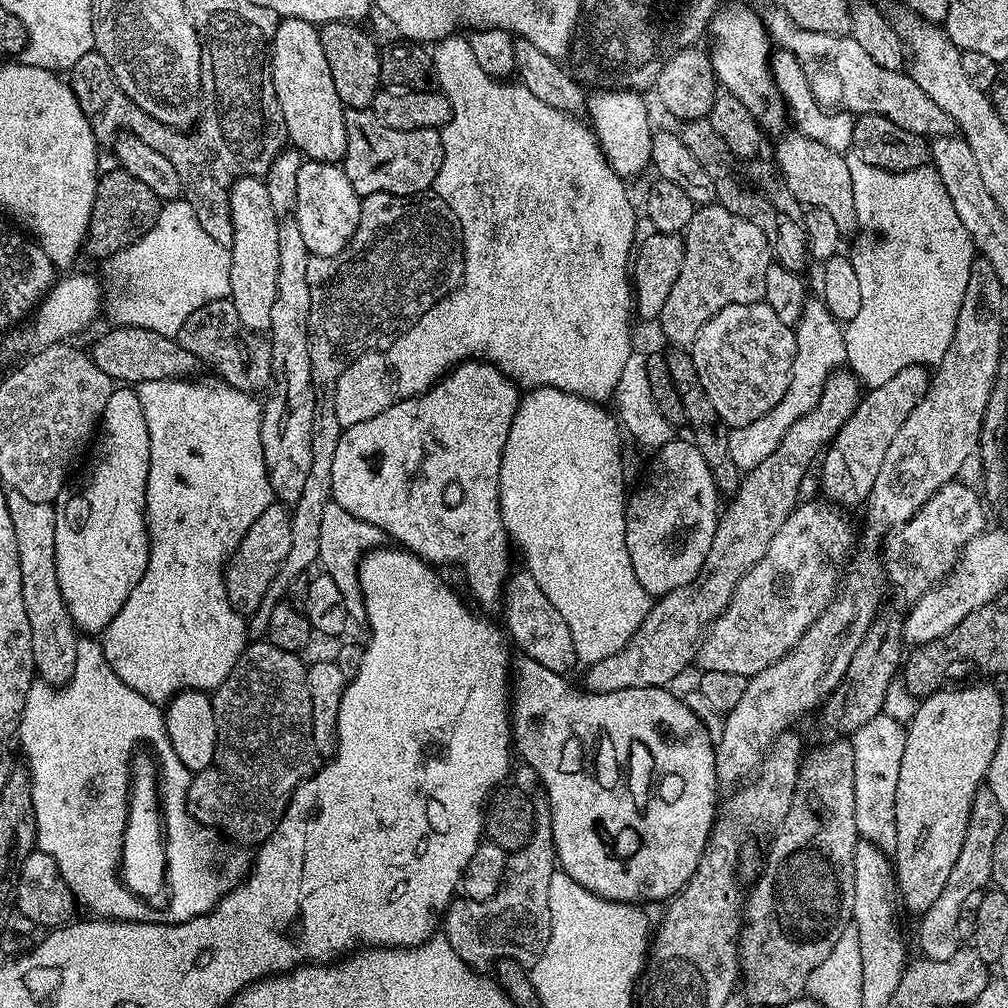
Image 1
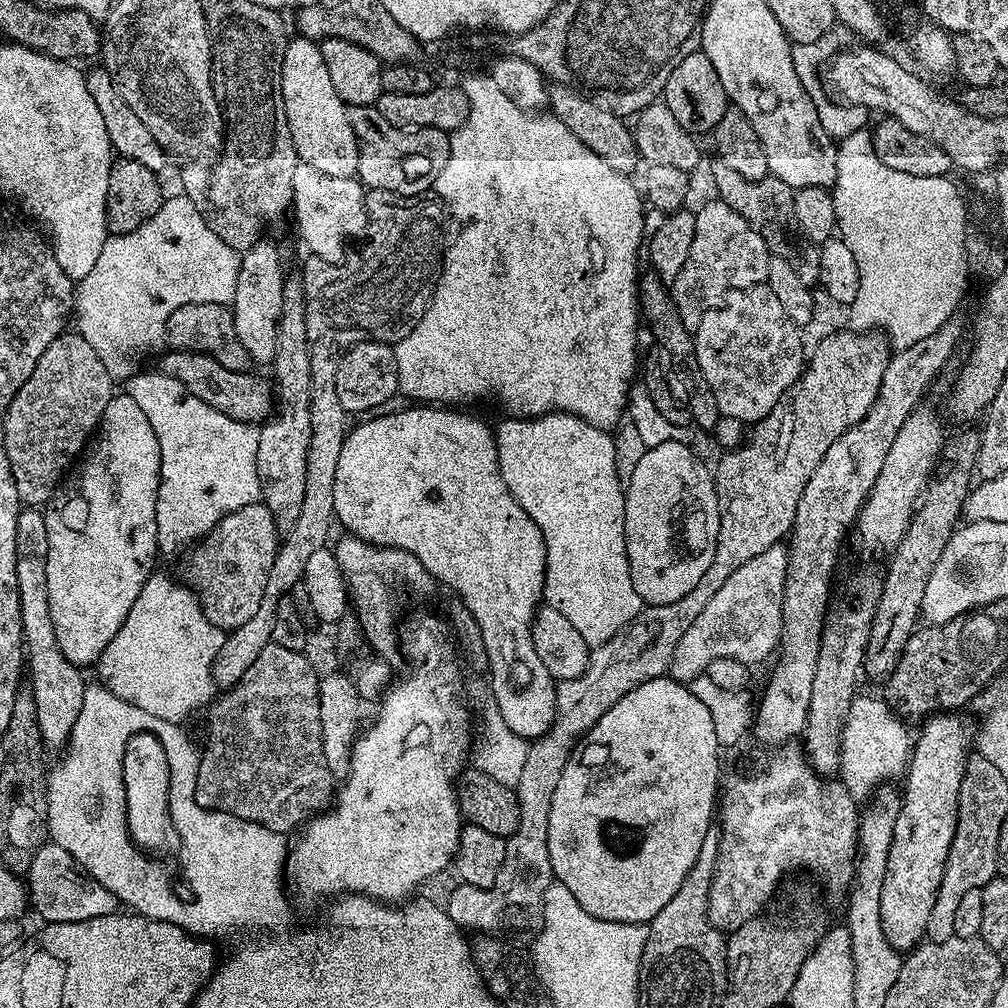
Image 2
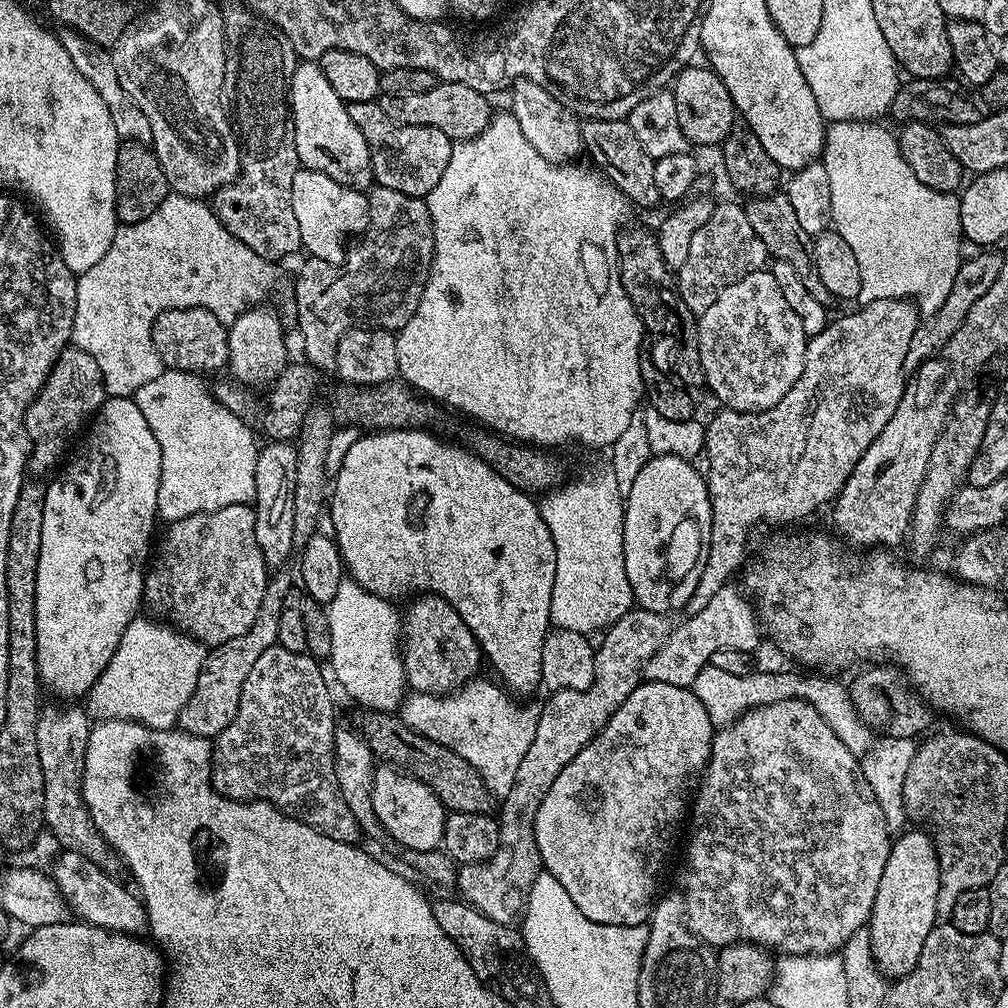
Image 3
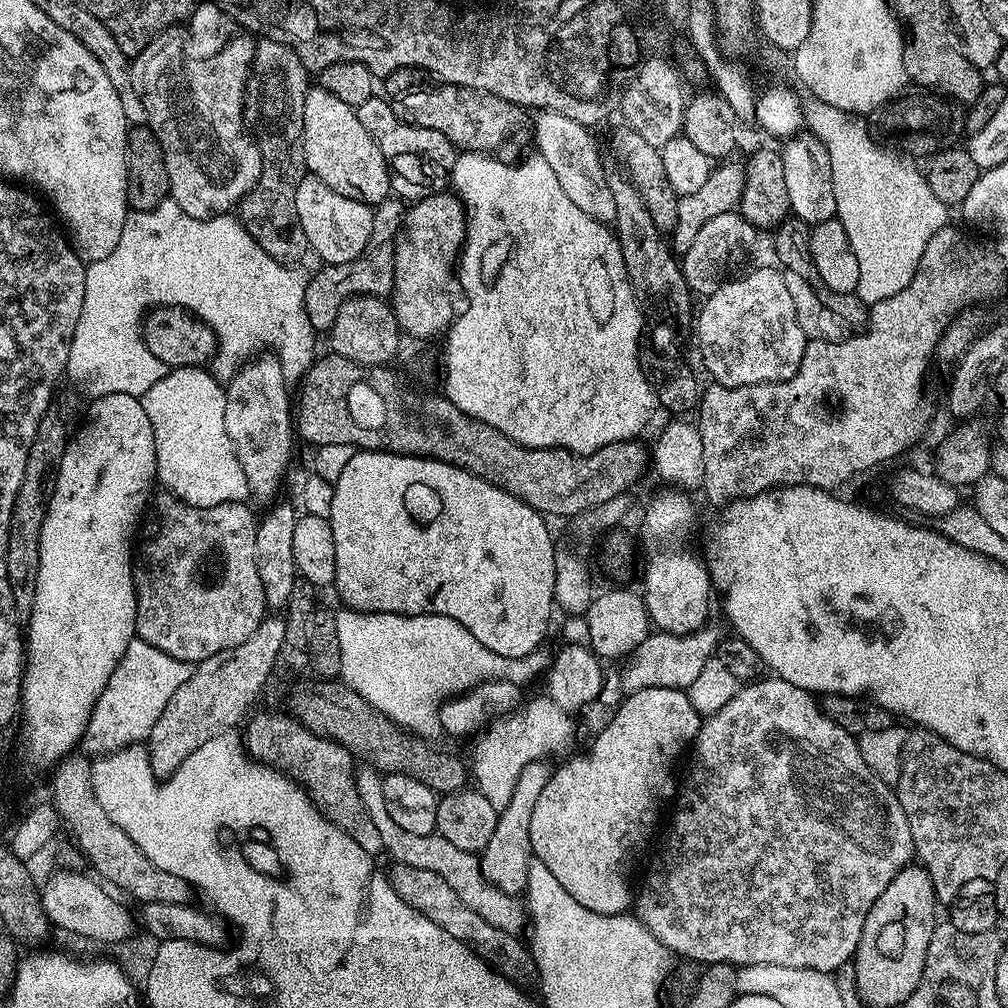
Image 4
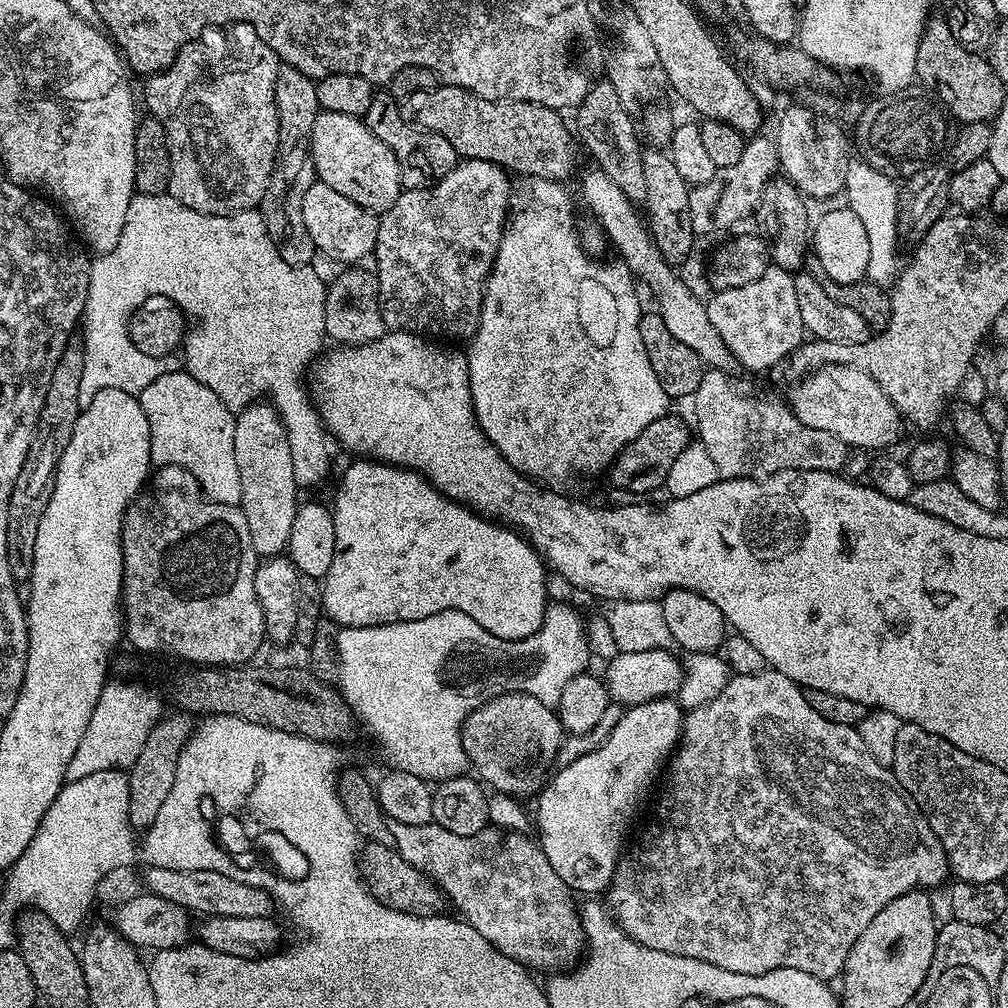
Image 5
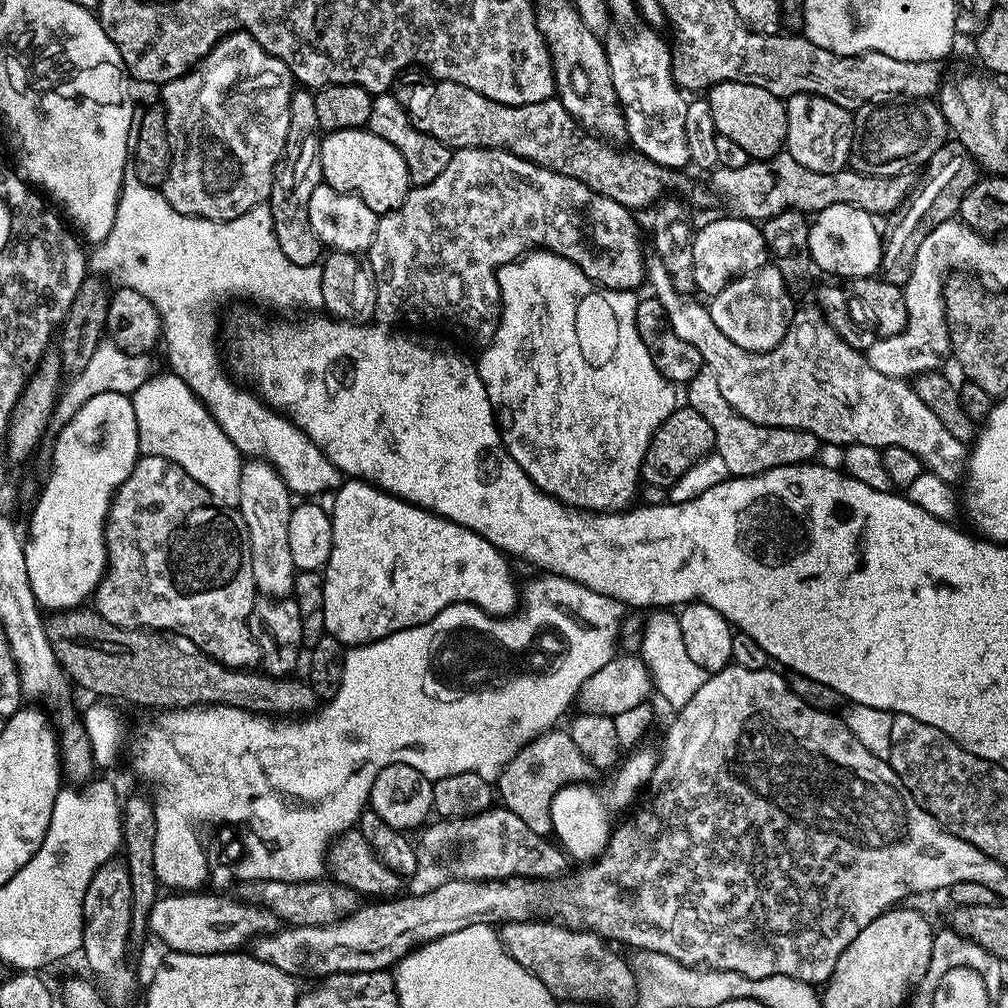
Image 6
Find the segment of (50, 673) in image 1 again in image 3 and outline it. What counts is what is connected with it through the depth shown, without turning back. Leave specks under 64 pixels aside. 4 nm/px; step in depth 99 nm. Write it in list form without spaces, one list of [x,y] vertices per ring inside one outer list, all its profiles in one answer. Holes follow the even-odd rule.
[[[83,707],[68,708],[65,712],[41,711],[38,722],[38,758],[42,761],[42,774],[46,782],[46,806],[44,822],[47,831],[56,835],[61,849],[77,852],[98,865],[107,865],[110,845],[92,821],[92,815],[84,805],[82,781],[84,755],[92,733],[90,717]]]

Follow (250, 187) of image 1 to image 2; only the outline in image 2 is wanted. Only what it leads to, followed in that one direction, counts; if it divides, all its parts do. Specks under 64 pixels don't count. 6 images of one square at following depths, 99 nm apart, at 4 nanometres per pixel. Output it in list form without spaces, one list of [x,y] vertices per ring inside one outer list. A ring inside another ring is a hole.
[[[267,238],[257,240],[256,245],[247,249],[240,257],[238,282],[230,305],[234,334],[238,334],[238,342],[246,346],[249,361],[256,363],[257,360],[264,366],[271,365],[276,356],[285,275],[286,269],[280,265],[280,252]]]

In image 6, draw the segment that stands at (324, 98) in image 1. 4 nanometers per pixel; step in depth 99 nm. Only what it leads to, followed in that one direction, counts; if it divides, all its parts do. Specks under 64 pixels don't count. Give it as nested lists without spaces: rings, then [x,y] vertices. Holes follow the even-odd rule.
[[[367,127],[329,132],[320,142],[323,183],[339,192],[351,192],[377,214],[401,208],[410,191],[406,162],[390,142],[378,138]]]

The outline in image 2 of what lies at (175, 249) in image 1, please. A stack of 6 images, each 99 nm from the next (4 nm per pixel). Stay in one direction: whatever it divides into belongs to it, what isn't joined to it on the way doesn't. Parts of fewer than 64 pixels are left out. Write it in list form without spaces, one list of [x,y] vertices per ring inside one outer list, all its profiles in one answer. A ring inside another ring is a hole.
[[[177,194],[177,196],[169,195],[167,199],[165,199],[164,205],[158,210],[158,214],[154,214],[154,218],[142,222],[142,226],[138,226],[138,230],[134,230],[130,234],[109,235],[108,241],[102,246],[102,254],[98,254],[98,262],[94,262],[90,274],[86,274],[86,278],[82,278],[75,285],[74,324],[77,324],[75,327],[78,329],[78,332],[84,336],[86,342],[101,354],[130,350],[132,349],[132,340],[136,340],[136,344],[140,344],[140,340],[144,340],[144,344],[153,344],[156,349],[159,349],[166,340],[164,321],[170,318],[170,314],[174,314],[174,310],[178,310],[178,306],[201,304],[202,302],[231,305],[236,283],[238,282],[240,257],[241,253],[237,251],[237,249],[226,246],[226,242],[222,242],[222,238],[218,238],[218,234],[214,234],[214,230],[210,230],[210,226],[206,226],[202,214],[198,214],[194,202],[190,202],[188,196],[183,194]]]

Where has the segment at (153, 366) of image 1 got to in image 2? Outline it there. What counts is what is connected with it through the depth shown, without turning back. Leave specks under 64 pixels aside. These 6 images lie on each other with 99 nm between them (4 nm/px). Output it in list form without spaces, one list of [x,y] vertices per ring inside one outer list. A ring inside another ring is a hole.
[[[168,350],[165,353],[158,364],[159,371],[174,378],[174,382],[182,382],[182,386],[186,386],[186,390],[190,390],[190,394],[194,394],[194,398],[202,398],[202,402],[206,402],[206,406],[214,406],[214,410],[226,414],[231,420],[240,420],[244,424],[259,425],[273,415],[273,385],[269,381],[267,384],[262,377],[255,376],[255,371],[226,370],[226,366],[222,366],[222,362],[201,352]]]

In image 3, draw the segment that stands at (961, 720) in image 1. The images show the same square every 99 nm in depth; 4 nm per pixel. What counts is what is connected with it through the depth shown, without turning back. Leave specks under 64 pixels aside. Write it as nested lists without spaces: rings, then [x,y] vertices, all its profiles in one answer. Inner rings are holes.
[[[901,831],[893,839],[892,849],[886,858],[886,870],[882,870],[882,882],[878,882],[878,894],[874,894],[872,916],[866,925],[872,957],[888,978],[899,978],[914,970],[918,954],[922,954],[926,934],[930,934],[930,930],[938,923],[936,907],[940,889],[940,863],[936,857],[936,841],[927,831],[908,831]]]

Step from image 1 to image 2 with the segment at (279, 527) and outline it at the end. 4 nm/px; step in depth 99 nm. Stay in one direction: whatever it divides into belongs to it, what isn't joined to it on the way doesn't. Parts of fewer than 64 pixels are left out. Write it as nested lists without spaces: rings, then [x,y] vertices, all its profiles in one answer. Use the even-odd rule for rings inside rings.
[[[257,502],[223,516],[203,540],[191,545],[183,579],[200,597],[200,608],[214,626],[231,630],[240,628],[242,622],[250,622],[258,606],[262,606],[266,577],[270,566],[274,566],[280,541],[270,510],[264,503]]]

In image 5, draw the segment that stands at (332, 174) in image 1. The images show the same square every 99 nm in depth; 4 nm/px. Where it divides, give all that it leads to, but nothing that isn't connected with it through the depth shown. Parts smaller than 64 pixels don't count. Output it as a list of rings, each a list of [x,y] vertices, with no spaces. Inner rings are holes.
[[[317,182],[306,190],[306,198],[302,198],[302,222],[306,222],[308,237],[312,239],[317,253],[321,257],[329,256],[337,260],[340,266],[364,262],[367,256],[369,259],[376,251],[377,217],[325,184]]]

